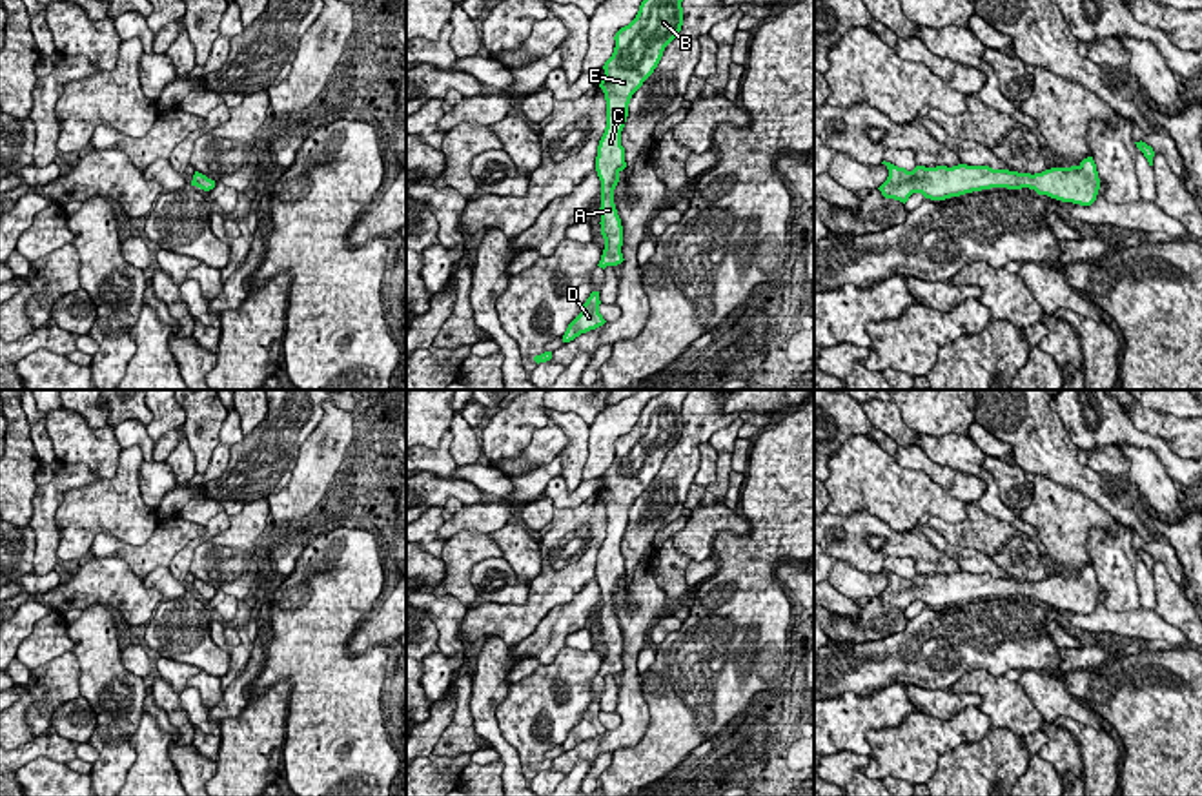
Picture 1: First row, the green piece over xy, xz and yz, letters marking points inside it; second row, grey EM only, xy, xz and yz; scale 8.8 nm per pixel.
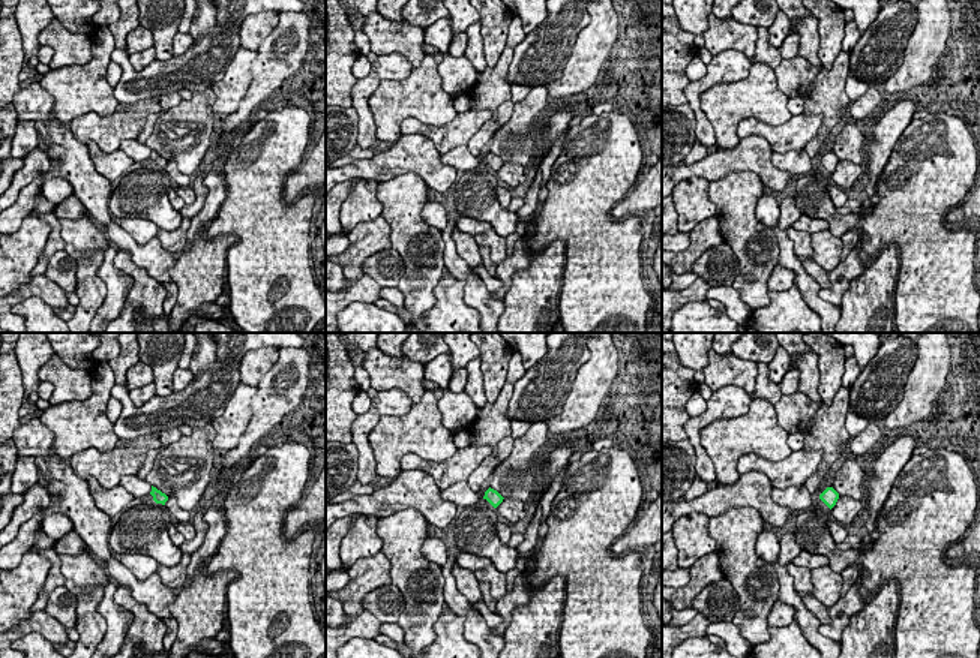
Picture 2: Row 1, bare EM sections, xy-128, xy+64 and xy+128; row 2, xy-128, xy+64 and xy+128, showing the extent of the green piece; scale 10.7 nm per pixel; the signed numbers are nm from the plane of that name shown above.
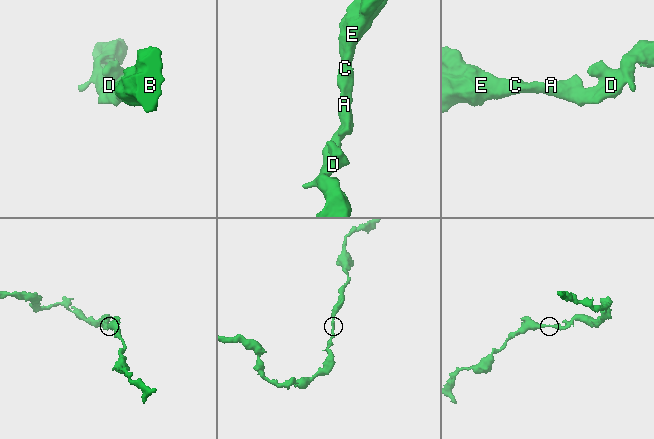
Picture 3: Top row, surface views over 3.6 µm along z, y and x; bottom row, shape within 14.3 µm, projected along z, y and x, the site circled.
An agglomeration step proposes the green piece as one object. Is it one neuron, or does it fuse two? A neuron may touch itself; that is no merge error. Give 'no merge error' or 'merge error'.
no merge error

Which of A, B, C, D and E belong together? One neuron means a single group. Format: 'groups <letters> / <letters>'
groups A B C D E

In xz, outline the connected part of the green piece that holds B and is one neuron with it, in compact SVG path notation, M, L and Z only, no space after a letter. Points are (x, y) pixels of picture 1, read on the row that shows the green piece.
M643 0L636 18L621 27L612 56L605 62L599 87L606 100L606 128L597 146L596 171L601 180L601 235L605 250L599 268L621 264L623 226L614 204L619 173L626 168L621 131L632 95L657 67L665 47L683 26L683 0Z

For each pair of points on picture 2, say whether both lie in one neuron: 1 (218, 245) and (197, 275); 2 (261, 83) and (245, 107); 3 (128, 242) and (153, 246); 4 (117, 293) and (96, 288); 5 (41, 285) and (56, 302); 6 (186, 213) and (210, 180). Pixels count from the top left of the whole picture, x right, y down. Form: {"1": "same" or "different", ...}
{"1": "same", "2": "same", "3": "same", "4": "different", "5": "same", "6": "different"}

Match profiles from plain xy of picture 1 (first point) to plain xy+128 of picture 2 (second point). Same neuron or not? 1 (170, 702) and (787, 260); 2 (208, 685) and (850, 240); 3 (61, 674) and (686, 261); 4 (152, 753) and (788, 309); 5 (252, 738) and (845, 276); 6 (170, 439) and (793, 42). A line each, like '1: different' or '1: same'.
1: different
2: different
3: same
4: same
5: different
6: same

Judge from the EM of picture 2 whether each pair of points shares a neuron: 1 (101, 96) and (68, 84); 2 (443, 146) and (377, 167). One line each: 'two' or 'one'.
1: one
2: two

